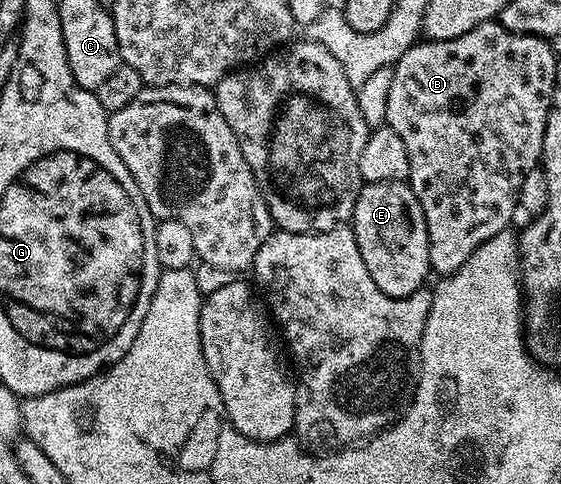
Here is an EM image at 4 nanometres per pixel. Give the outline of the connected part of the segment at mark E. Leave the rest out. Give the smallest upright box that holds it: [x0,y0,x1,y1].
[352,182,431,298]

